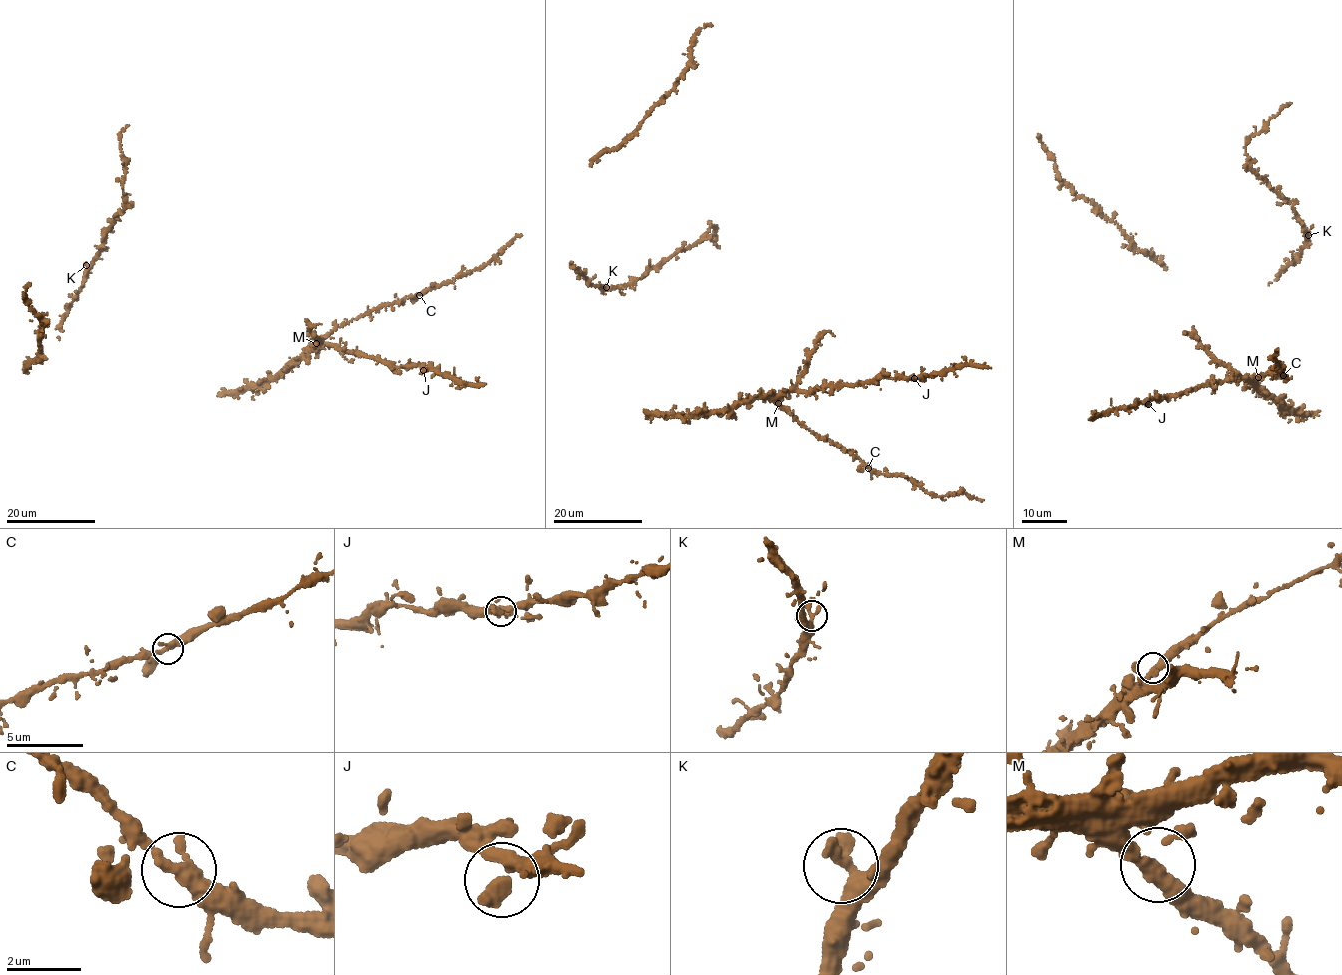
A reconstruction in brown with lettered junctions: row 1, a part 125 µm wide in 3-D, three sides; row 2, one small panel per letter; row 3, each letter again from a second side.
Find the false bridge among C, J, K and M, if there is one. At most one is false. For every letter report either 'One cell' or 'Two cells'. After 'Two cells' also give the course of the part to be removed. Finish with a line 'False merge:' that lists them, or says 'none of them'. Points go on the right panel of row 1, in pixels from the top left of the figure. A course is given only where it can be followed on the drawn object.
C: One cell
J: One cell
K: One cell
M: One cell
False merge: none of them

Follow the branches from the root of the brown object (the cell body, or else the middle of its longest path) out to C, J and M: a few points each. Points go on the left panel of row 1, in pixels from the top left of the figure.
C: (218, 395), (236, 395), (266, 385), (338, 327), (388, 304), (400, 303), (419, 294)
J: (218, 395), (236, 395), (266, 385), (324, 345), (339, 346), (391, 366), (418, 365), (423, 370)
M: (218, 395), (236, 395), (264, 386), (316, 343)

